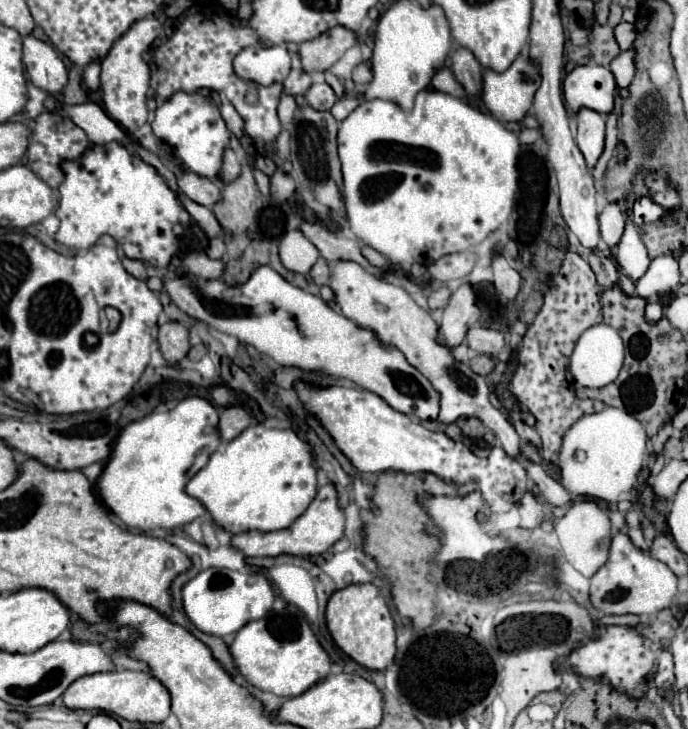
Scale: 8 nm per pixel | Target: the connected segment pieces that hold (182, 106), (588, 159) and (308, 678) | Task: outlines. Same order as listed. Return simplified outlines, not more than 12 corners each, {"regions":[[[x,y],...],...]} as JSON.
{"regions":[[[179,91],[151,131],[183,167],[219,177],[231,133],[211,99]],[[581,107],[577,147],[593,169],[605,149],[605,121],[593,109]],[[295,605],[249,621],[229,651],[247,683],[285,699],[329,675]]]}

